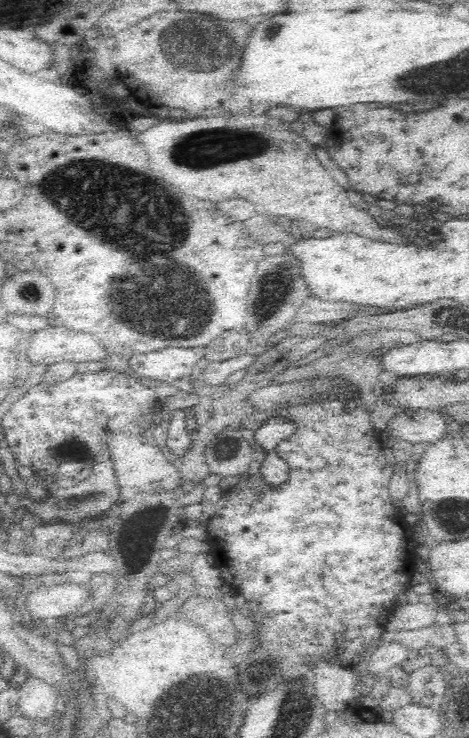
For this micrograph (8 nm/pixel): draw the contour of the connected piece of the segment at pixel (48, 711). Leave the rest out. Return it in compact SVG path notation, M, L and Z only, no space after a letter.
M30 678L20 690L20 708L24 708L30 720L50 719L56 712L56 702L54 690L38 678Z

